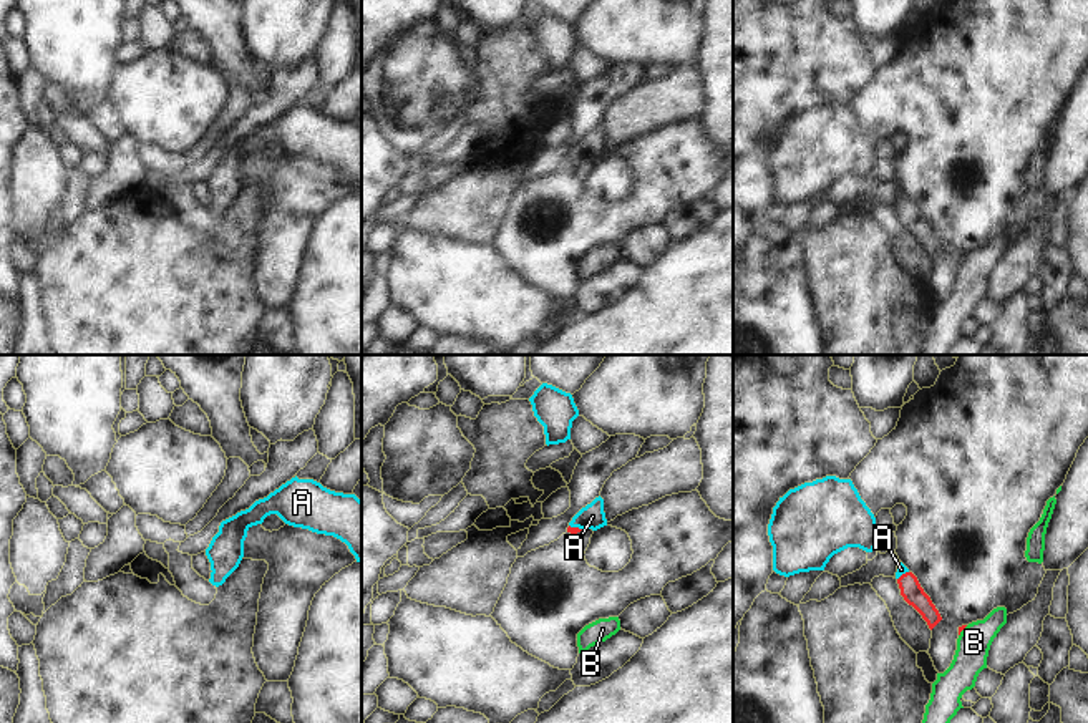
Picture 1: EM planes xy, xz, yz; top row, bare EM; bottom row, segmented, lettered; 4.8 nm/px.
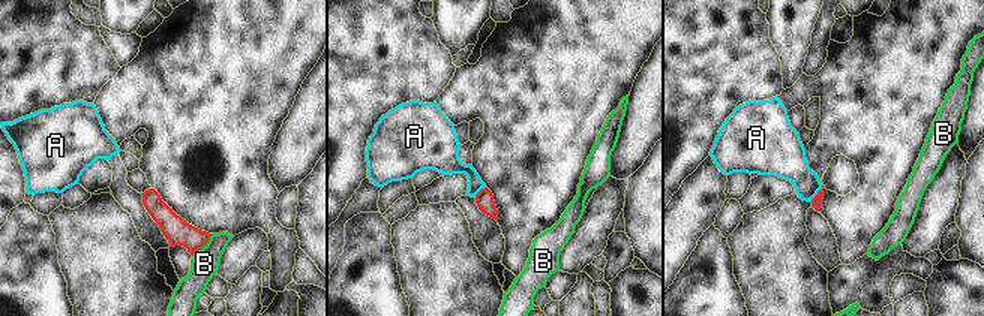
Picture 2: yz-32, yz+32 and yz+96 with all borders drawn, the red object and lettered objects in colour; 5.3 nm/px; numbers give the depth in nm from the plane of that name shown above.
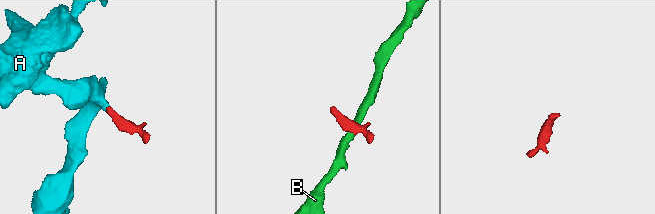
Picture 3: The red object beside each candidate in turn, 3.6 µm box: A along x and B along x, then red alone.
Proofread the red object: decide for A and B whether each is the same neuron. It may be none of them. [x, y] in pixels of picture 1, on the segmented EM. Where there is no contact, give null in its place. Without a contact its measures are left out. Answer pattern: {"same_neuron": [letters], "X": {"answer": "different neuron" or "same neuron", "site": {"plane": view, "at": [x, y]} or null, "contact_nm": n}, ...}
{"same_neuron": ["A"], "A": {"answer": "same neuron", "site": {"plane": "xz", "at": [576, 528]}, "contact_nm": 70}, "B": {"answer": "different neuron", "site": {"plane": "yz", "at": [962, 629]}, "contact_nm": 70}}

